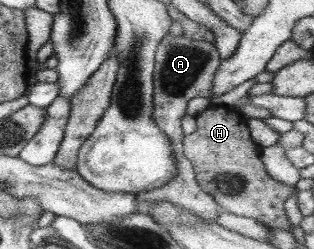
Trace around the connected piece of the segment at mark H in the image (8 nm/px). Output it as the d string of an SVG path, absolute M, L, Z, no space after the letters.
M215 105L197 115L195 123L195 130L185 135L182 142L199 188L229 213L255 219L269 229L292 231L284 206L293 188L267 174L260 158L261 147L251 139L244 115L233 107Z

